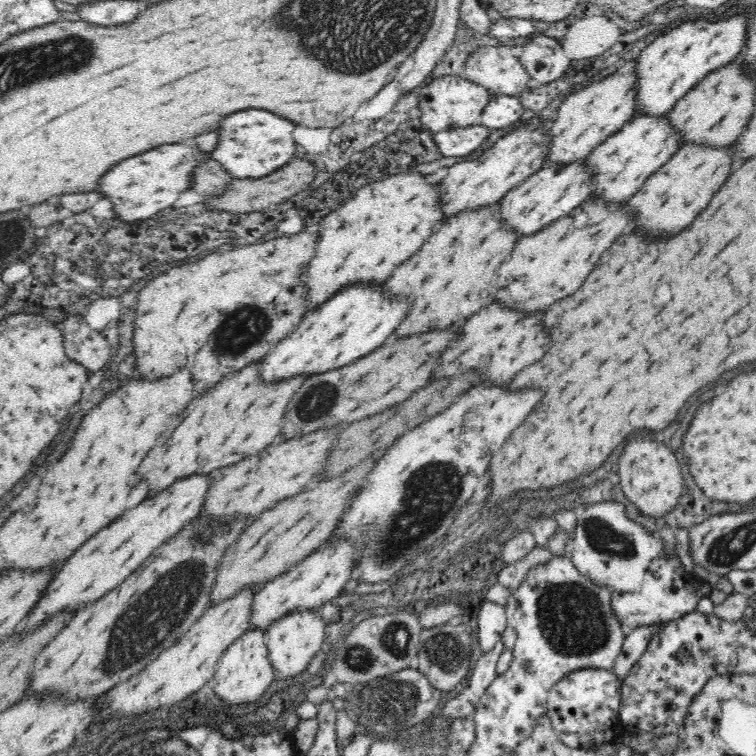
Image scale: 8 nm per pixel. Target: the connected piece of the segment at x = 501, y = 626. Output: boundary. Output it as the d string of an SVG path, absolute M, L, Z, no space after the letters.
M479 601L475 606L478 619L478 644L484 653L492 650L502 640L507 627L505 607L490 601Z

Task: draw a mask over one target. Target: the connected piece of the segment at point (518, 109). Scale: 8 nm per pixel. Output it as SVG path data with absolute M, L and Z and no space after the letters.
M496 95L482 111L480 124L489 129L508 128L520 120L524 112L522 103L517 95Z

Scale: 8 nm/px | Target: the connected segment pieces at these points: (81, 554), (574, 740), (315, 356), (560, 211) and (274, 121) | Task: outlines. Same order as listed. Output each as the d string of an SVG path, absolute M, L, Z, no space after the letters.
M196 474L188 476L168 490L140 502L138 506L124 512L124 516L116 518L108 528L102 528L96 536L92 536L74 556L66 560L58 576L46 588L42 600L34 608L32 616L26 622L26 632L40 626L44 620L52 618L56 612L64 608L78 608L82 604L90 604L102 598L108 590L116 588L126 576L130 576L158 546L162 546L168 538L180 532L188 522L192 522L204 506L206 492L208 492L208 476Z
M580 668L564 675L554 687L551 688L547 700L546 716L551 720L551 725L558 738L570 748L584 750L596 749L602 744L610 744L624 734L623 724L619 717L621 702L621 684L613 669Z
M352 284L342 288L318 310L308 312L298 324L298 330L288 334L268 352L262 360L262 378L266 382L276 382L298 374L322 374L348 366L384 344L404 316L408 316L408 308L412 308L412 298L388 300L382 286L376 284Z
M578 161L563 167L551 164L531 174L528 180L524 180L502 198L502 220L506 222L506 226L512 226L520 234L534 234L554 220L568 216L576 206L586 202L592 195L592 173L588 169L584 162Z
M242 110L226 116L218 128L218 144L212 158L218 160L234 179L259 179L282 168L295 157L296 144L292 140L294 124L266 110Z

